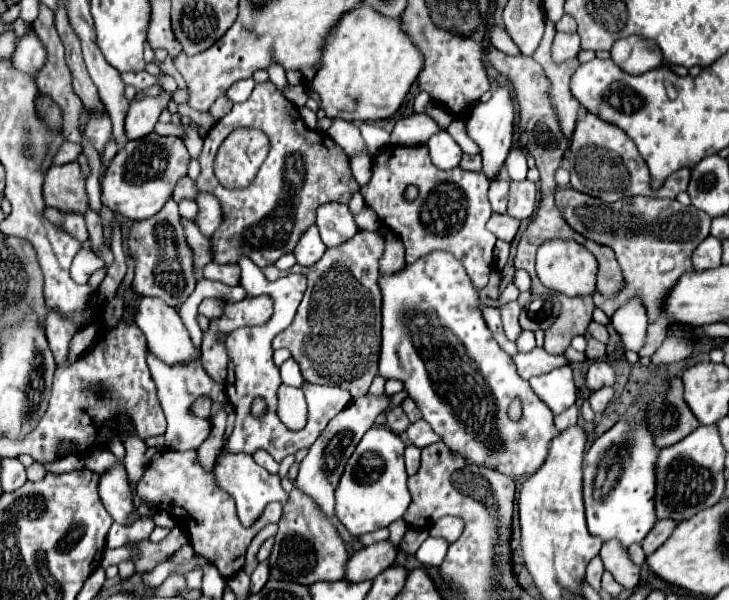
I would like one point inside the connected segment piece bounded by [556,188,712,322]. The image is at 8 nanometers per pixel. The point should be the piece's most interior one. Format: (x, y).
(653, 238)

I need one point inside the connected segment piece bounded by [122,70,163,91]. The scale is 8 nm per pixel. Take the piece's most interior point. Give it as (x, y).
(140, 80)

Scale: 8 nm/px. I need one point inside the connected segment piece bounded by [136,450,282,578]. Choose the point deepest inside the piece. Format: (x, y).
(175, 480)

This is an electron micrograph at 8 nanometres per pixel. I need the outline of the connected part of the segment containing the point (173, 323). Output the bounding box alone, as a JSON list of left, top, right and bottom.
[136,296,200,364]

